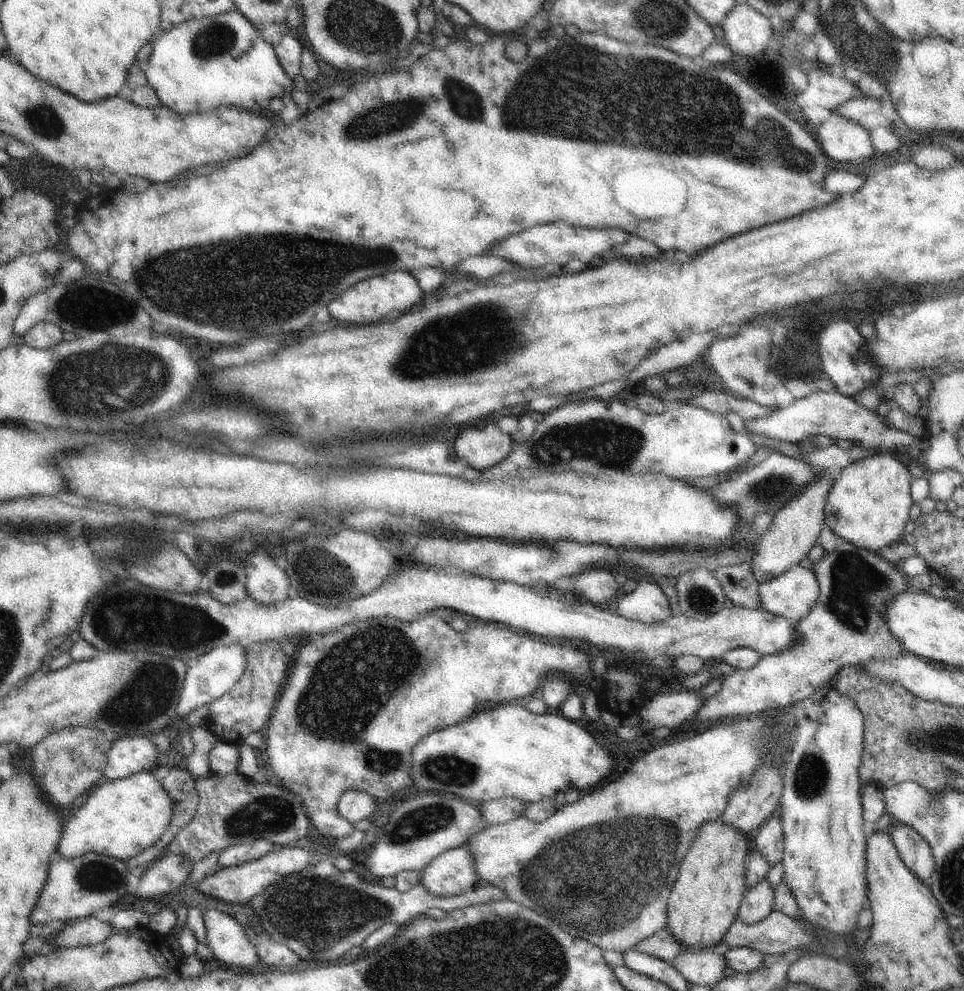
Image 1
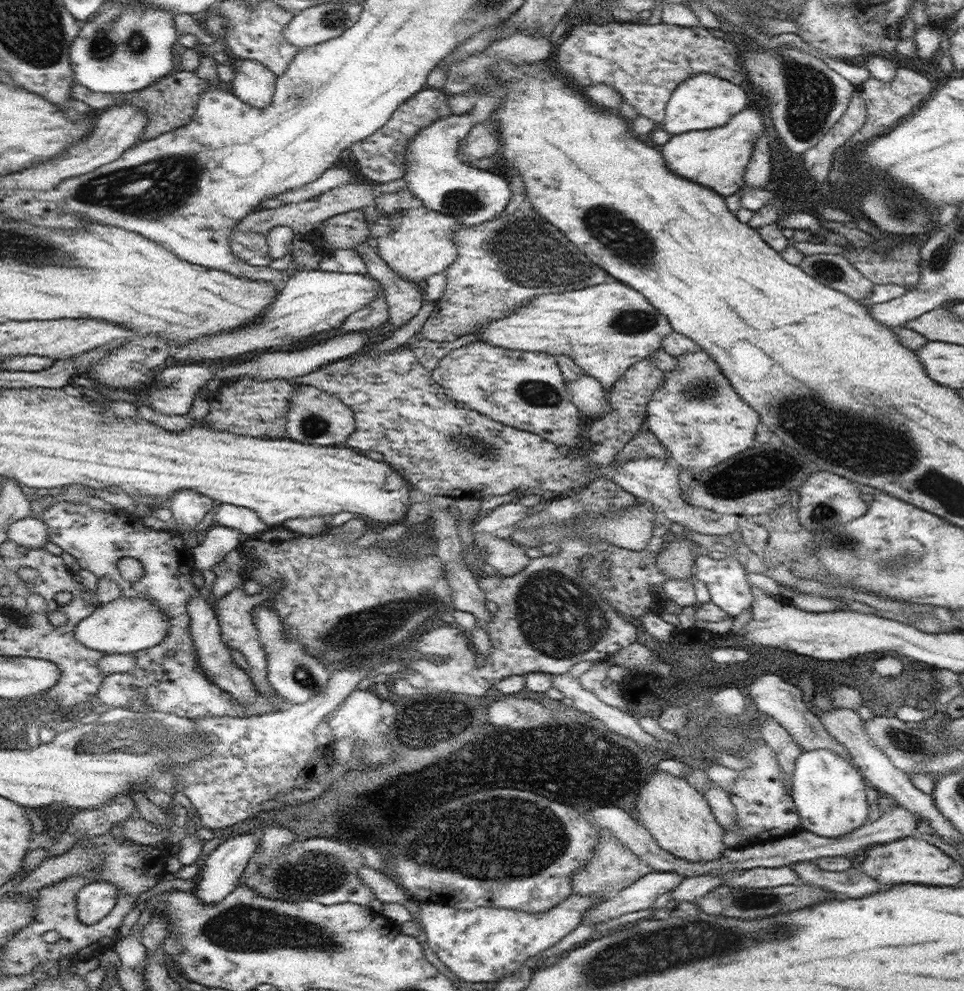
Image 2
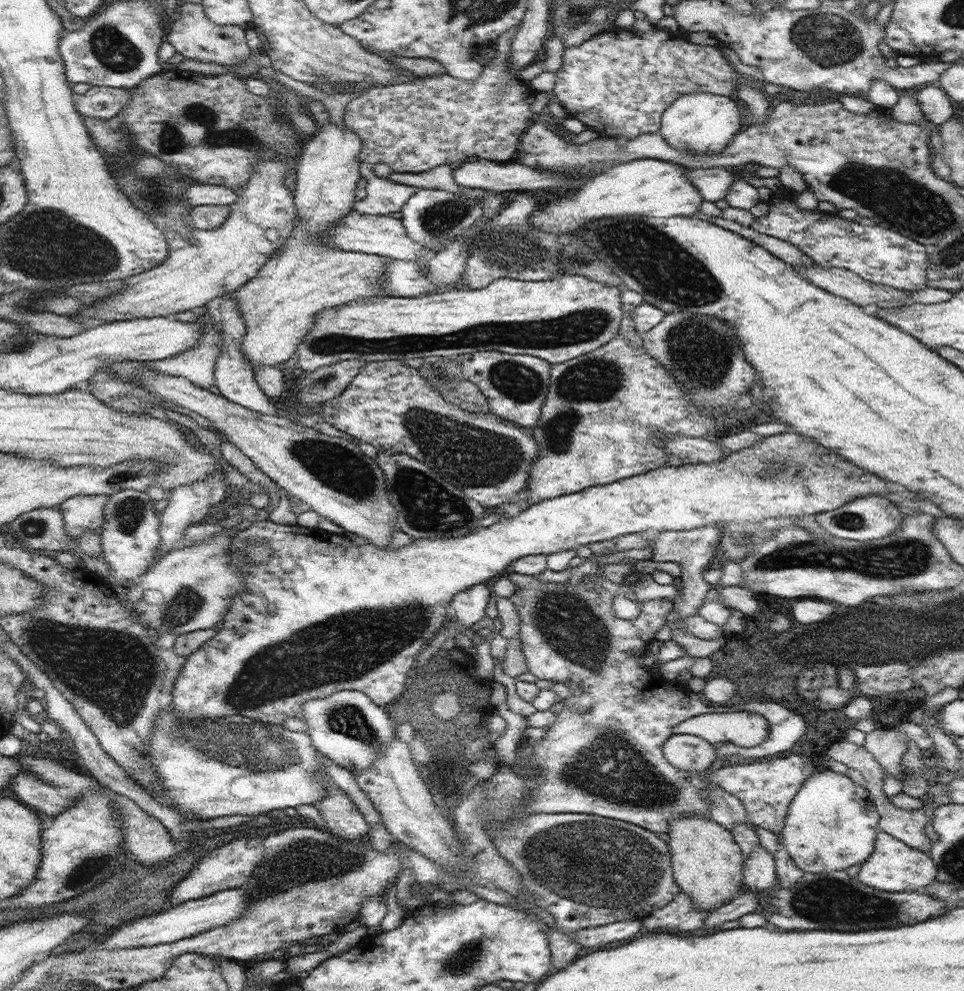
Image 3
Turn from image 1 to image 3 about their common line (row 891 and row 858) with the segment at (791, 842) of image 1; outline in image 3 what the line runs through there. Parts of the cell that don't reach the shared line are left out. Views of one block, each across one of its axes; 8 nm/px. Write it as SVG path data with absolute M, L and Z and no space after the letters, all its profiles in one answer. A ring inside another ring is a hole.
M829 768L814 772L802 782L779 832L784 848L800 870L814 874L846 870L862 864L874 852L879 814L868 794L846 774Z

